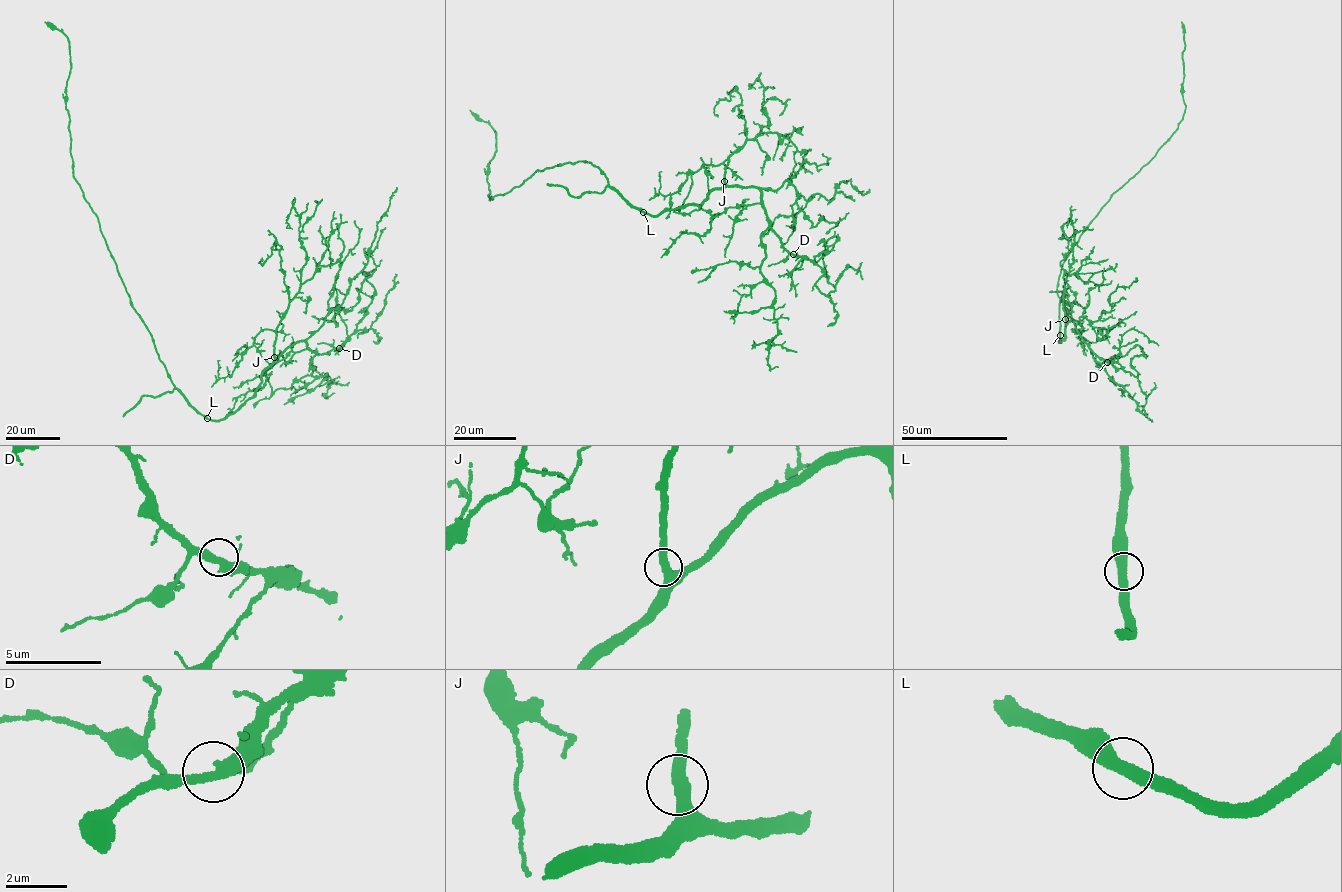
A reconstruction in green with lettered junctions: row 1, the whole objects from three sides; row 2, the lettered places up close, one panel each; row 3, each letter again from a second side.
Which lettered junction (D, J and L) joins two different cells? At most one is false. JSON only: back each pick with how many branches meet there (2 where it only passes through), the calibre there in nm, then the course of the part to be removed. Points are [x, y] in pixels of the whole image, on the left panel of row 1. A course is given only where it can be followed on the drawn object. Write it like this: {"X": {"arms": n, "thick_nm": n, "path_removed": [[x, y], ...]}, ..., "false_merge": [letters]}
{"false_merge": []}

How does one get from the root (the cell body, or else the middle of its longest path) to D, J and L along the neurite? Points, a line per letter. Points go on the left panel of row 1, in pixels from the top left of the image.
D: (167, 376), (193, 408), (220, 421), (250, 398), (262, 372), (287, 347), (303, 341), (319, 354), (339, 348)
J: (167, 376), (193, 408), (208, 419), (220, 421), (250, 398), (261, 382), (262, 372), (274, 357)
L: (167, 376), (187, 402), (208, 418)

